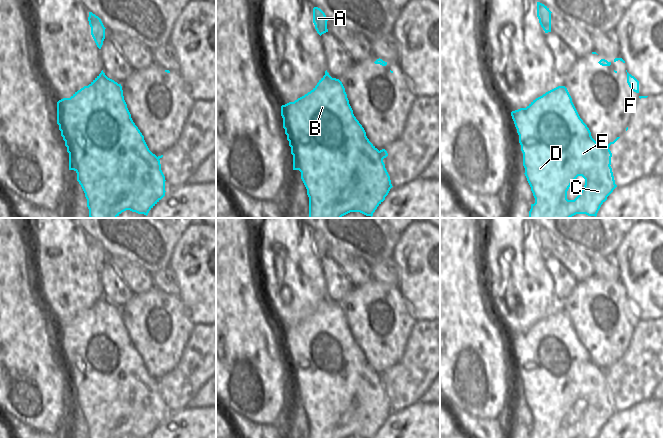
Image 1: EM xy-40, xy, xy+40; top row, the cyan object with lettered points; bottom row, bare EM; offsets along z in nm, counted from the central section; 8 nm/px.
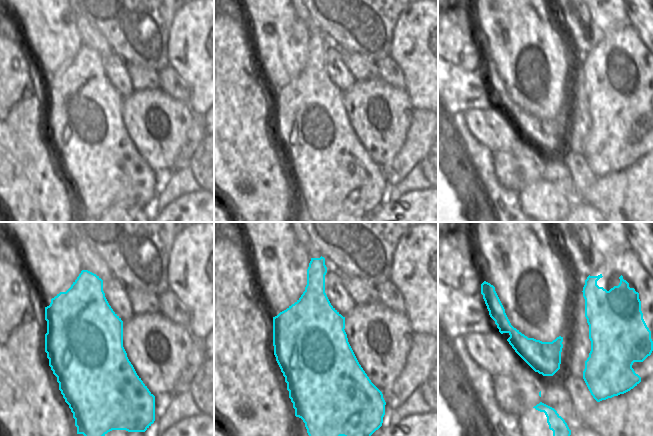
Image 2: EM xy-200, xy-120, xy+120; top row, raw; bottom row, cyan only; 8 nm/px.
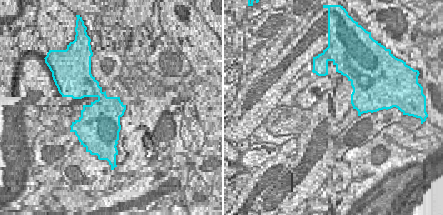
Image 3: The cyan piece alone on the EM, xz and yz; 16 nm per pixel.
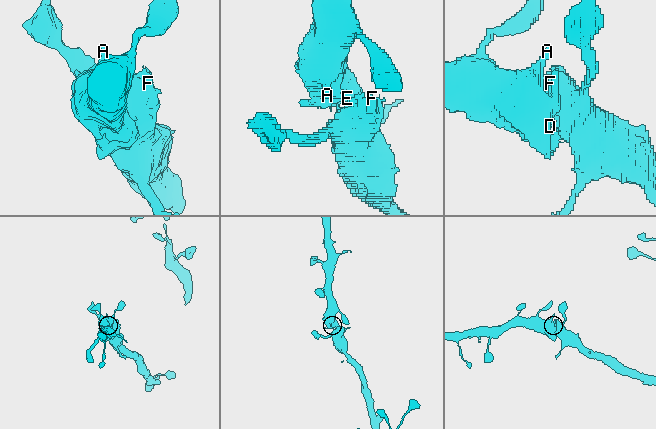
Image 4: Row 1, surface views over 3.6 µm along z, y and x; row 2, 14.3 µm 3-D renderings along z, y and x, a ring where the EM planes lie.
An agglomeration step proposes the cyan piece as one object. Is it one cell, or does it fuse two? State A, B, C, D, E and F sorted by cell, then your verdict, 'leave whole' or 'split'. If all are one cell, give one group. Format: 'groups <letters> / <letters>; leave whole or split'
groups A B C D E F; leave whole

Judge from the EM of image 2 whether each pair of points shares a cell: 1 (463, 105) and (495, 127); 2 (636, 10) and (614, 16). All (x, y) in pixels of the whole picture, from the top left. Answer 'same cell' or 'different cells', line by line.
1: different cells
2: different cells

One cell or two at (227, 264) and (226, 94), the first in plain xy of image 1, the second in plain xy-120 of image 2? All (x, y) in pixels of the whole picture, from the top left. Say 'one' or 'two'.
one

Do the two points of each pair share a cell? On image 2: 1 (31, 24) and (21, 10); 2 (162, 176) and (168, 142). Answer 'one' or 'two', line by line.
1: one
2: two

